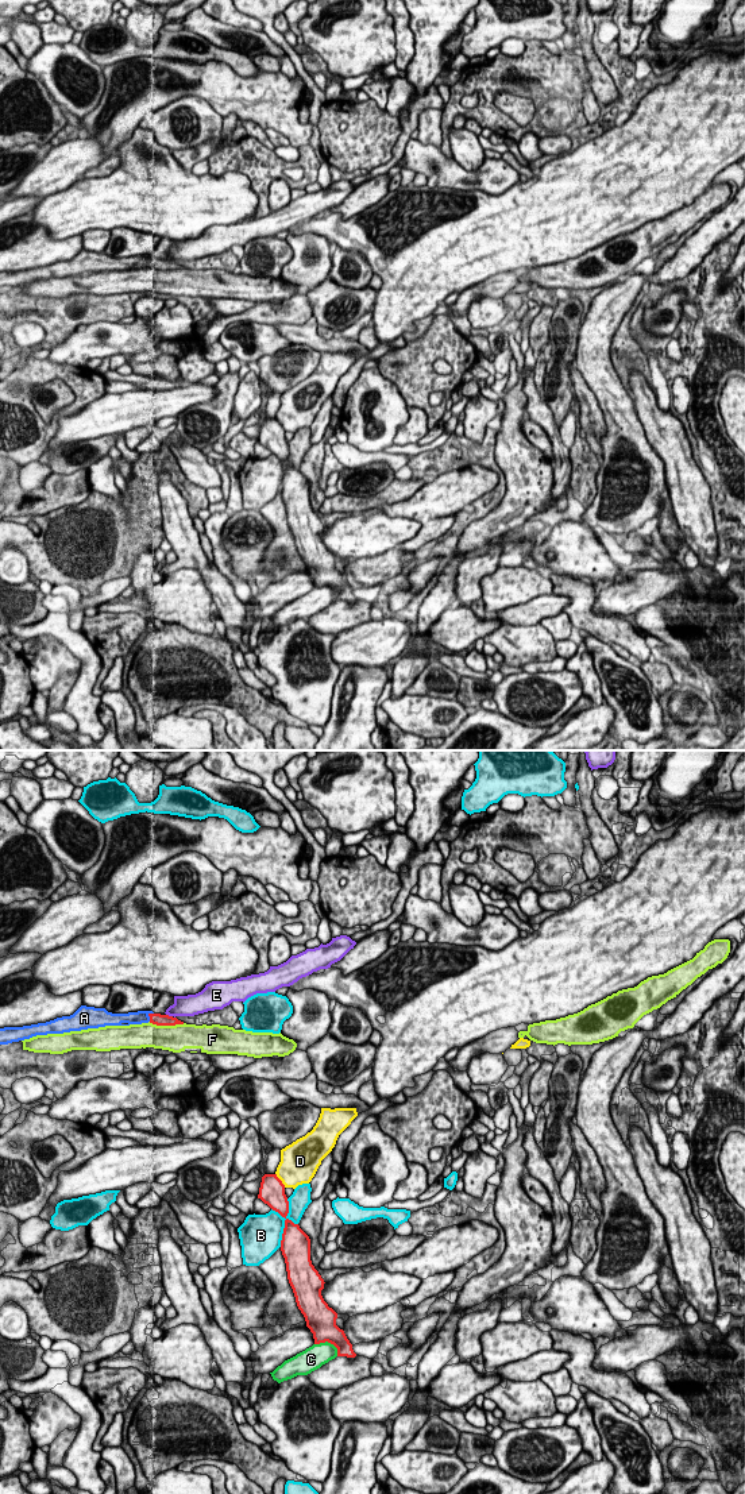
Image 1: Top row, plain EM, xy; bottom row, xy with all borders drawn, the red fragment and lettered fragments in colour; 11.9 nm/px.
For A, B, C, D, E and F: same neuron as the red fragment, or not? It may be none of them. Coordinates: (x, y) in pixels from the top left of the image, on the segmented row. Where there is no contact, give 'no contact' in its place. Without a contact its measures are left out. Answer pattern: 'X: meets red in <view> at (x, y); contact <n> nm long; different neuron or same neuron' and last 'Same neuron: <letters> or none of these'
A: meets red in xy at (149, 1015); contact 120 nm long; same neuron
B: meets red in xy at (285, 1223); contact 600 nm long; different neuron
C: meets red in xy at (329, 1342); contact 320 nm long; different neuron
D: meets red in xy at (280, 1180); contact 220 nm long; different neuron
E: meets red in xy at (168, 1015); contact 90 nm long; different neuron
F: meets red in xy at (166, 1025); contact 440 nm long; different neuron
Same neuron: A

